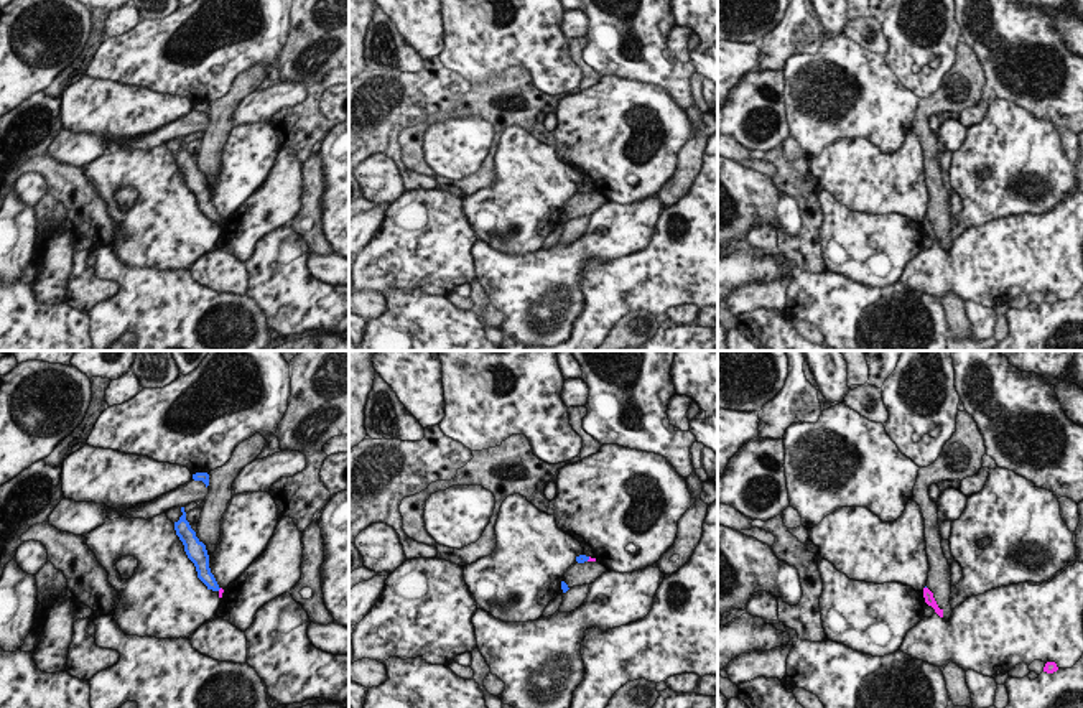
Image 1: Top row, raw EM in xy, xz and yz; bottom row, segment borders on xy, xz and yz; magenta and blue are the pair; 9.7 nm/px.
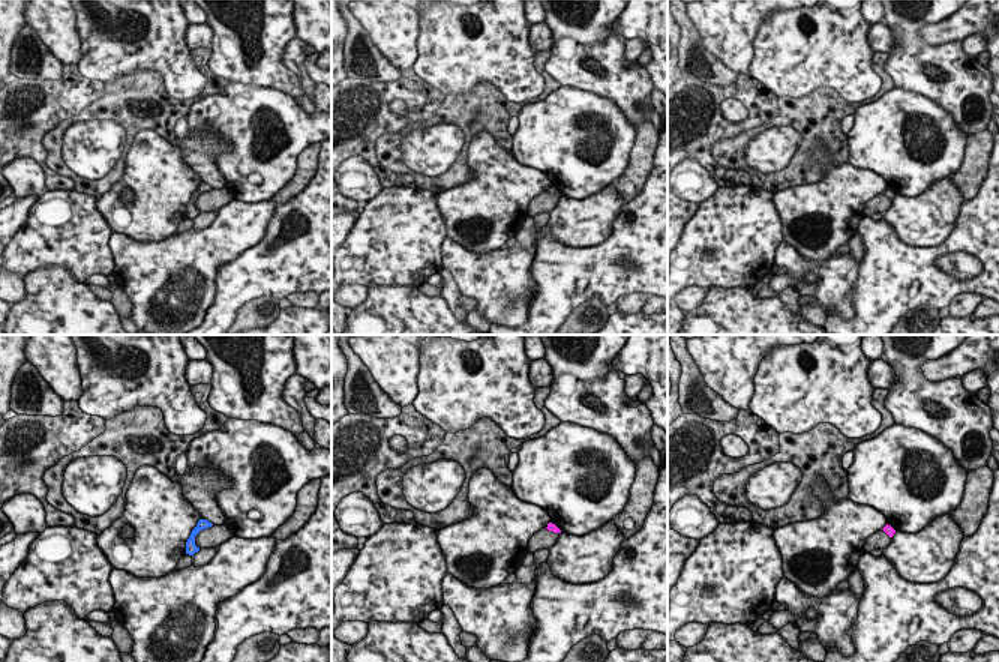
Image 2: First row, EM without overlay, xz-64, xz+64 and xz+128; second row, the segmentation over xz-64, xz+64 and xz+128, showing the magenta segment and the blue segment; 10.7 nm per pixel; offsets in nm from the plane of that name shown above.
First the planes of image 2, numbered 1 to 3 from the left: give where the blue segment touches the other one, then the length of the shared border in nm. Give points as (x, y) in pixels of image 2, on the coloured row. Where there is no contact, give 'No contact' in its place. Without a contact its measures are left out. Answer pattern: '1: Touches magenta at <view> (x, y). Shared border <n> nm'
1: No contact
2: No contact
3: No contact

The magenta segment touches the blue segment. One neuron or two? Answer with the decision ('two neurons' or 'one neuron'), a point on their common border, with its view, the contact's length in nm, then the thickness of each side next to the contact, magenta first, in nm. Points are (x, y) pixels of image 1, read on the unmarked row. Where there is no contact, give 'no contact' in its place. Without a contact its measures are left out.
one neuron; contact xz (590, 190); length 60 nm; calibres 30 and 90 nm

